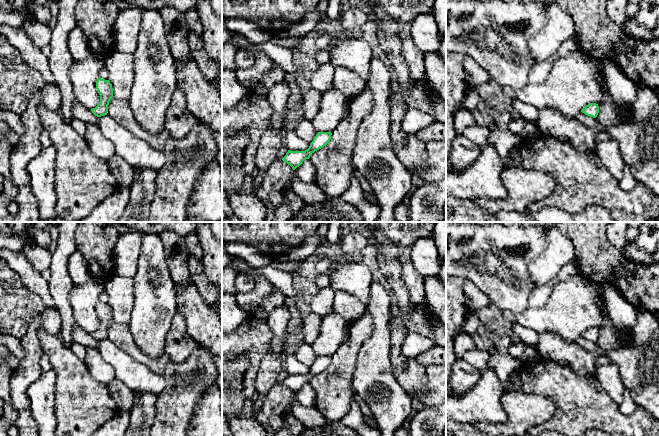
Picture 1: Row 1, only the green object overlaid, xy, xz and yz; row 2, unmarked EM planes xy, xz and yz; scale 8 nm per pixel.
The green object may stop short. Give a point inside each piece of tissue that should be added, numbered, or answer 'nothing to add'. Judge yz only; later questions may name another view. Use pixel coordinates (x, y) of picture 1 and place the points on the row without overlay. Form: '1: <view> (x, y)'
nothing to add

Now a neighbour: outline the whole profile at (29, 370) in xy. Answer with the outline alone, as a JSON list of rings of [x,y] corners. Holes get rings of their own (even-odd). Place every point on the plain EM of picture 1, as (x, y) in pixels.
[[[35,316],[28,326],[26,335],[19,340],[24,356],[19,359],[19,366],[13,370],[9,380],[11,404],[17,410],[18,417],[14,423],[0,419],[0,436],[38,436],[27,390],[42,373],[39,364],[43,354],[38,336],[40,328],[40,316]]]

